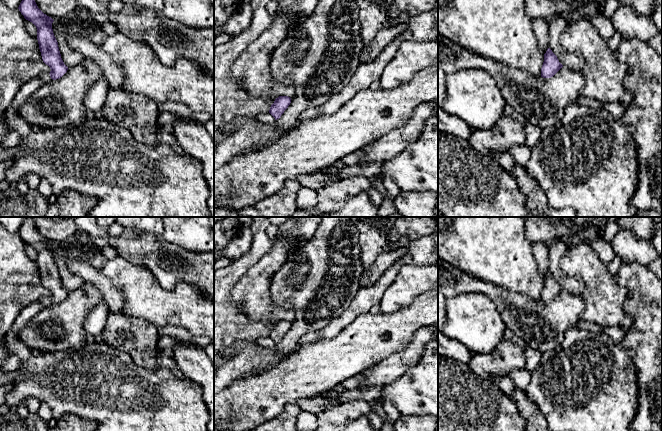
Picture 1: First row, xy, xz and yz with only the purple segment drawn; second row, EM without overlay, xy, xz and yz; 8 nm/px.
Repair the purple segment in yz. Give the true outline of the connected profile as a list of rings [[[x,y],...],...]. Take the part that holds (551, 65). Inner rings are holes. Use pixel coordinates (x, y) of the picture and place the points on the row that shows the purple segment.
[[[550,48],[547,49],[544,54],[544,62],[541,68],[541,77],[551,78],[553,77],[563,65],[559,62],[557,56],[552,52]]]

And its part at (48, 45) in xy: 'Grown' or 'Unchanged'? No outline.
Grown

